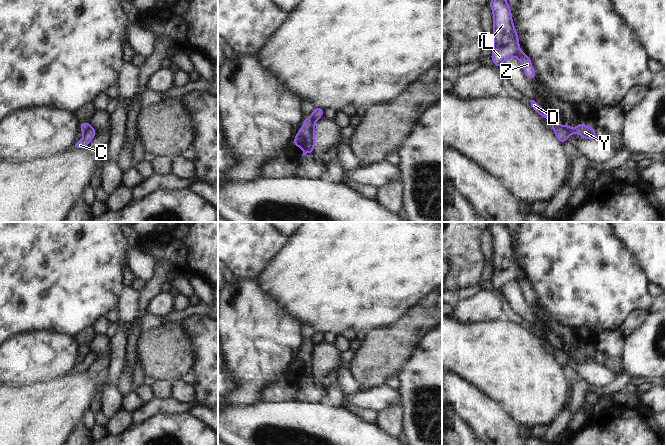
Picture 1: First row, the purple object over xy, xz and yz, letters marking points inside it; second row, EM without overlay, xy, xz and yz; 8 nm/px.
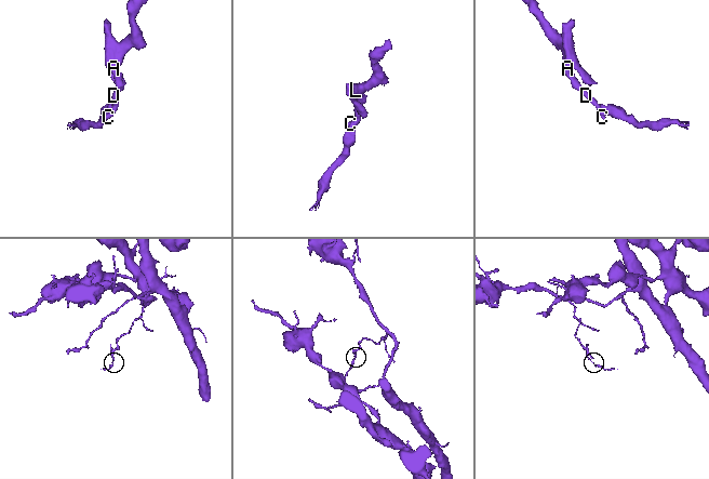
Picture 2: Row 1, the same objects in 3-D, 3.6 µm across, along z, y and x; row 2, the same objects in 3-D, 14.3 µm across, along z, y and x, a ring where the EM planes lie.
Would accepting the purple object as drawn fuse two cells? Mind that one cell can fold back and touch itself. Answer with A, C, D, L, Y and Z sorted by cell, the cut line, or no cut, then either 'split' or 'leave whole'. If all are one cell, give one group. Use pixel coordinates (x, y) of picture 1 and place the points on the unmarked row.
A C D L Z / Y; cut in yz along (562, 349), (569, 358); split

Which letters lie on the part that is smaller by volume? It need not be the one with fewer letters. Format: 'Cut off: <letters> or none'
Cut off: Y

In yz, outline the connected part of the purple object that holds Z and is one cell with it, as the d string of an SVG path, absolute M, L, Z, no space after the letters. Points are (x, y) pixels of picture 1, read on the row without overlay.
M492 222L489 230L493 236L493 276L491 284L501 293L503 286L509 281L516 281L525 296L532 304L537 296L533 296L532 286L526 277L519 272L519 262L512 244L510 230L505 222Z

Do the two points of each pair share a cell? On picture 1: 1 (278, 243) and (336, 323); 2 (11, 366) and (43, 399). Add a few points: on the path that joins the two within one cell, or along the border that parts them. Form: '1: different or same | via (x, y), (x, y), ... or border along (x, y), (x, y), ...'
1: different | border along (290, 237), (281, 252), (267, 267)
2: different | border along (52, 380), (10, 386)

